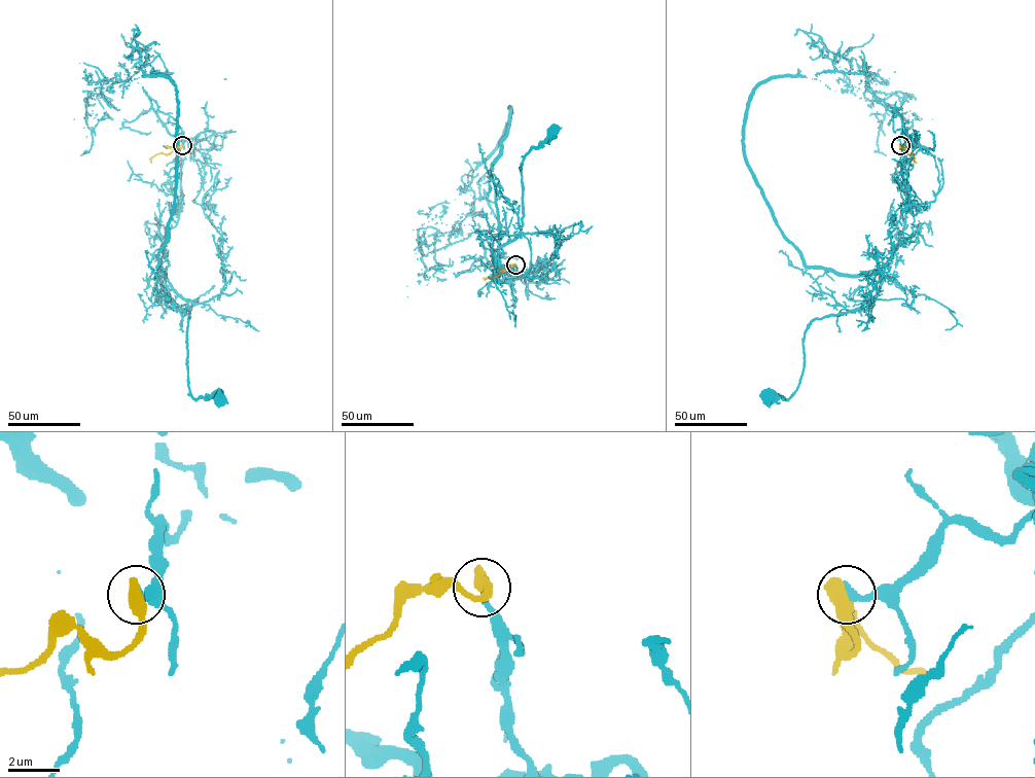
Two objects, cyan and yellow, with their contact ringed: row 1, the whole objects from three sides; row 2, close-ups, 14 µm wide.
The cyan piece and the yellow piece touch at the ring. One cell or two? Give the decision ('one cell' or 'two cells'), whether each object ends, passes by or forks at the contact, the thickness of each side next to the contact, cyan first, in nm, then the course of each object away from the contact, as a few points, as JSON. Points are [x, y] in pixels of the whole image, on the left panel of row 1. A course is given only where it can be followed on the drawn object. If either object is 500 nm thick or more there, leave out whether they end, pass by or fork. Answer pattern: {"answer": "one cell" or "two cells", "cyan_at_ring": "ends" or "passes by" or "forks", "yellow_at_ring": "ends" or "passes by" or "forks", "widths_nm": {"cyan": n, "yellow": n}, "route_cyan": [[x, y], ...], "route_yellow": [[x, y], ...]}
{"answer": "one cell", "widths_nm": {"cyan": 300, "yellow": 650}, "route_cyan": [[182, 144], [193, 146], [170, 181], [181, 208], [163, 240], [165, 277], [188, 306], [189, 394], [219, 396]], "route_yellow": [[182, 144], [167, 154], [155, 154], [151, 163]]}

